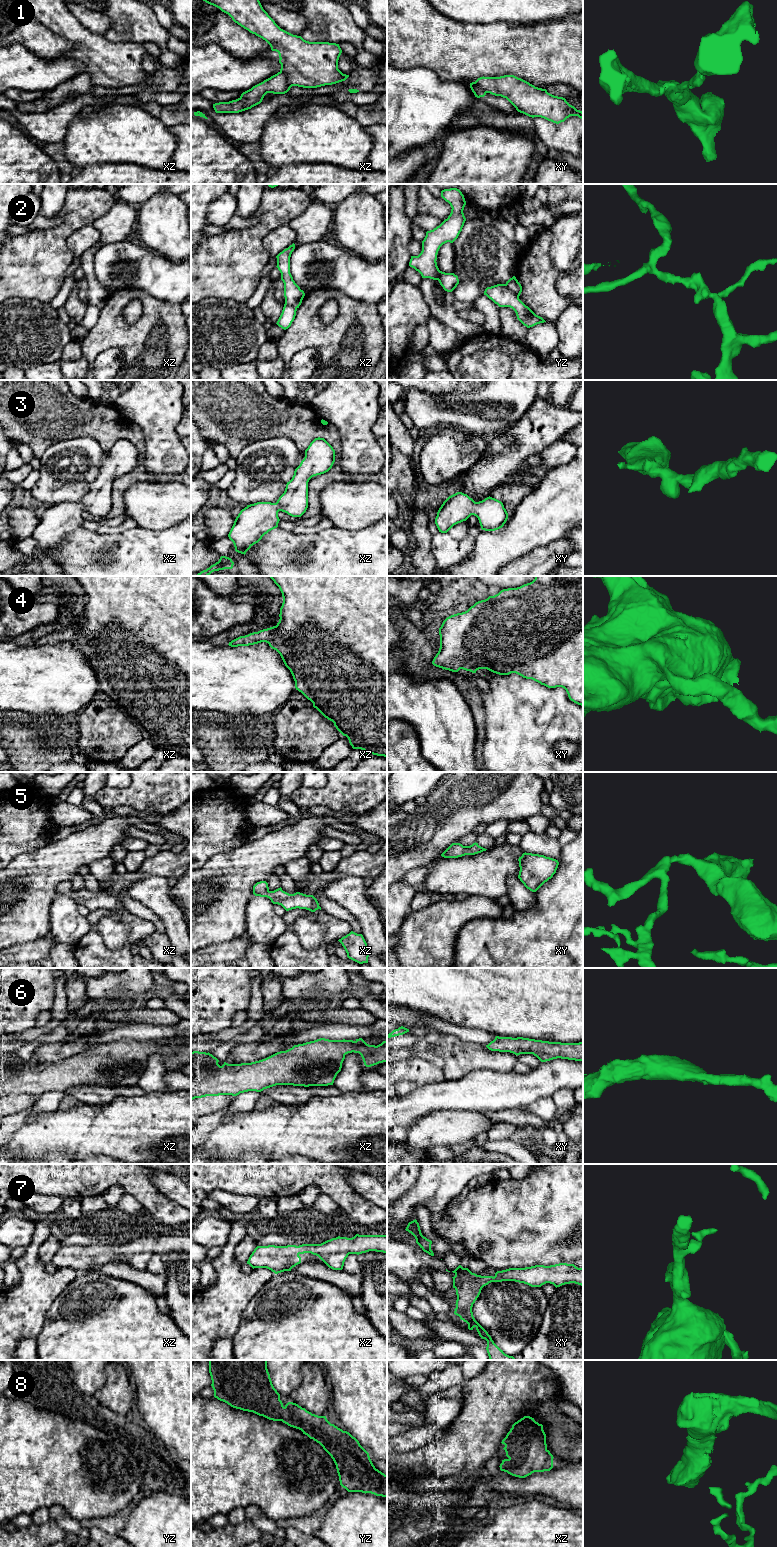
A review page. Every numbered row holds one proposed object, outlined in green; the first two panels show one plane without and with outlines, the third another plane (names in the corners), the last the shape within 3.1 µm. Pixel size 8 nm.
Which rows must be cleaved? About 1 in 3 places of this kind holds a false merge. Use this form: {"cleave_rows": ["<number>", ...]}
{"cleave_rows": ["1", "2"]}

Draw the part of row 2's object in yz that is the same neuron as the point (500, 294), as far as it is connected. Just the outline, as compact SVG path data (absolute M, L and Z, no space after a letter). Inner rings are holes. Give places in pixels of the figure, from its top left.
M505 284L487 287L484 295L499 307L512 308L516 313L517 319L527 328L546 322L542 317L536 315L518 297L513 295Z

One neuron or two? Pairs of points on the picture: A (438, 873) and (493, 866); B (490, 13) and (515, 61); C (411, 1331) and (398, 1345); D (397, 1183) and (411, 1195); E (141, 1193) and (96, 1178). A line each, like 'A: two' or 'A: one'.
A: one
B: two
C: two
D: two
E: one

